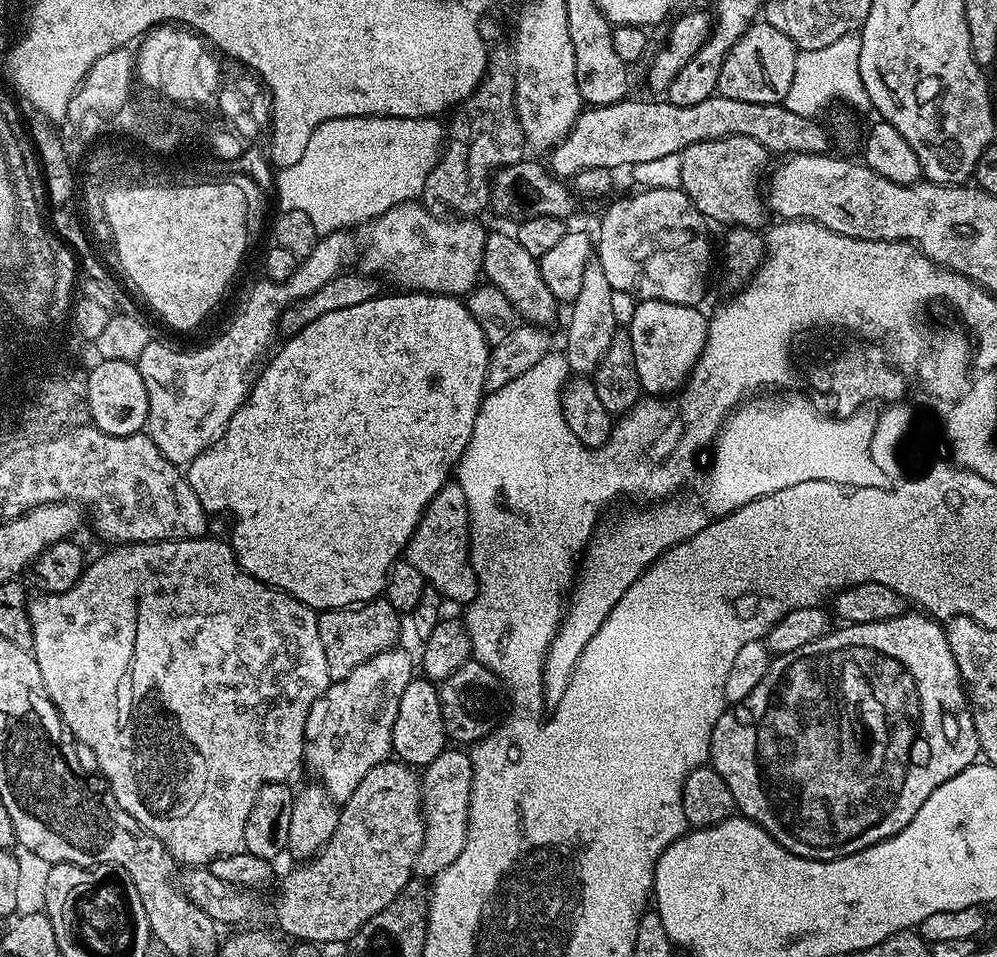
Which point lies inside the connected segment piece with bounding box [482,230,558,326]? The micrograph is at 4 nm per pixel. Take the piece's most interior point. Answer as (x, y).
(510, 268)

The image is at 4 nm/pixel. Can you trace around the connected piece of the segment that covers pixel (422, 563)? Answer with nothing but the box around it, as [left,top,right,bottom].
[406,482,476,606]

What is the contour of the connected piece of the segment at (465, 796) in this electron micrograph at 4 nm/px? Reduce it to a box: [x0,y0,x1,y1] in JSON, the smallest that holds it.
[415,750,472,878]

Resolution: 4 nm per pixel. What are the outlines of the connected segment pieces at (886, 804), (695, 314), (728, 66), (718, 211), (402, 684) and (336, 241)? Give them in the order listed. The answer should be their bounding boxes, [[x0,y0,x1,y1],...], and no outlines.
[[711,610,981,860],[626,300,709,398],[717,22,797,104],[680,136,770,230],[303,647,414,802],[138,231,354,466]]

